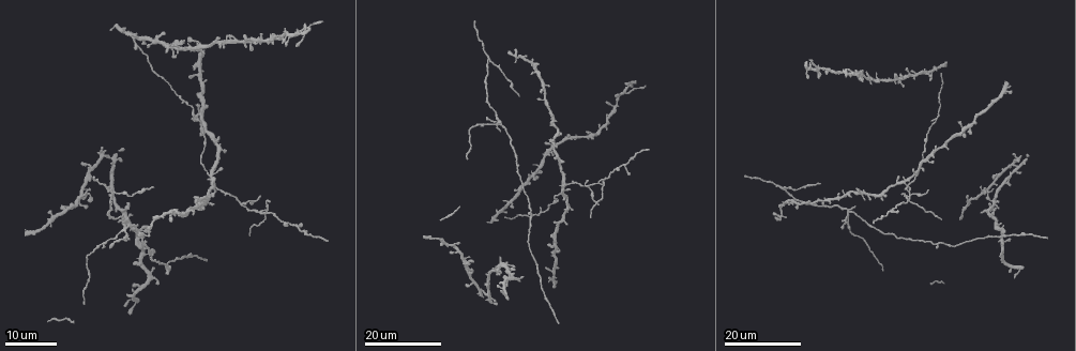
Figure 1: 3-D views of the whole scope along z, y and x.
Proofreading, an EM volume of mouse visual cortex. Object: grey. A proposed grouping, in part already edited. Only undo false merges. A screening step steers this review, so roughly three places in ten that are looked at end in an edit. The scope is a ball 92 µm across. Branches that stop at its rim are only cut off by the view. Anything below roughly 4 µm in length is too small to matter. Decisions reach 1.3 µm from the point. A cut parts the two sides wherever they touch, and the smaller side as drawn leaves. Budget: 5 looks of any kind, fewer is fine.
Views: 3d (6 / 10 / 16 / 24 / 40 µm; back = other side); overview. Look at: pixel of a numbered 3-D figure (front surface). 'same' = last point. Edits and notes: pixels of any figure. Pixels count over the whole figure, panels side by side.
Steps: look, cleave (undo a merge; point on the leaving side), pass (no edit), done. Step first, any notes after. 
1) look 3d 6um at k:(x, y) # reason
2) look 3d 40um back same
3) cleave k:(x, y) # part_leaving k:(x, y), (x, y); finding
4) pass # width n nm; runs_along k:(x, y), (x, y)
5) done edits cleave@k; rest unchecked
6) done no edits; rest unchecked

look 3d 24um at 1:(784, 187) # side arm on a straight run

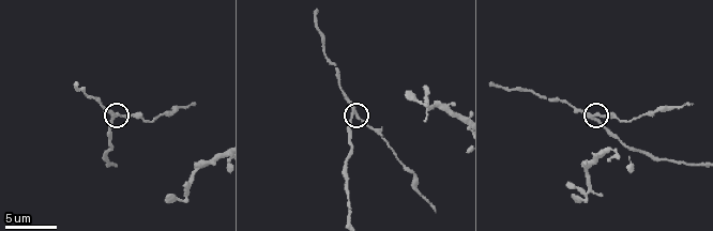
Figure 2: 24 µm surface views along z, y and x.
look 3d 10um at 2:(593, 117)

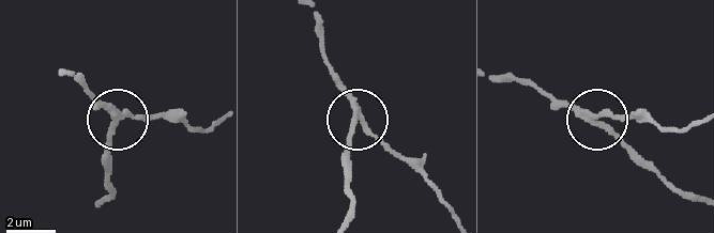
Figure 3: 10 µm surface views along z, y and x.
cleave 3:(136, 115) # part_leaving 3:(359, 110), (433, 188), (453, 219); two cells meet here

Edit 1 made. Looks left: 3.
look overview # see it whole again

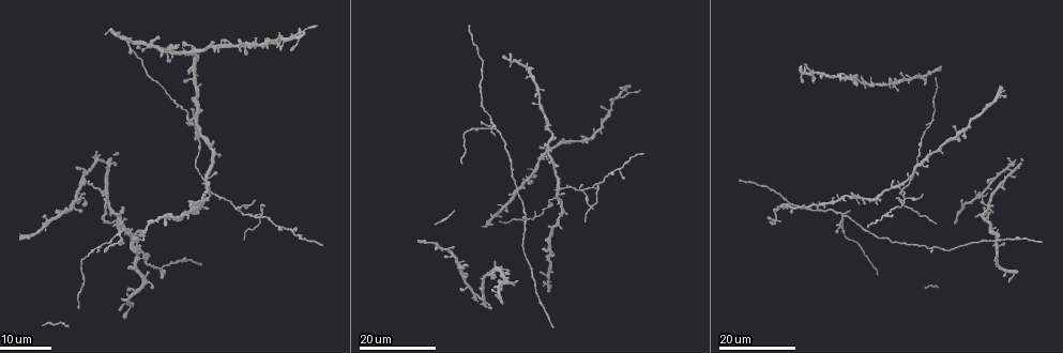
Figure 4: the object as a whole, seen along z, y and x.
look 3d 24um at 4:(774, 218) # four or more arms meet

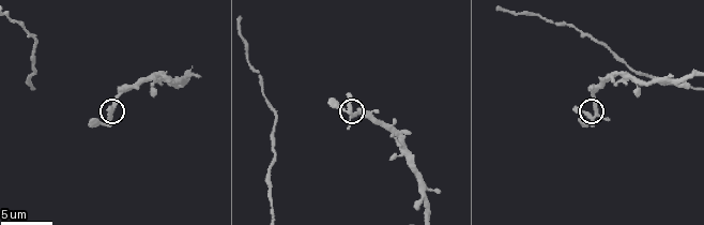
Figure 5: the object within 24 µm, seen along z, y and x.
look 3d 6um at 5:(594, 109)

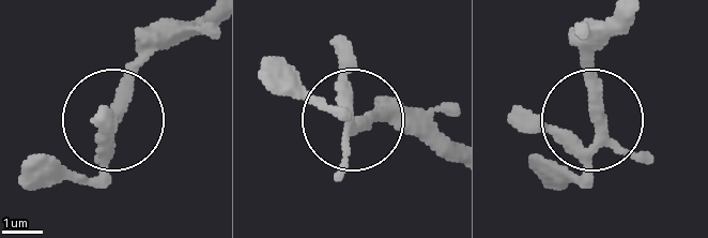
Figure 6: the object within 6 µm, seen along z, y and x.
pass # arms 4; all the same cell

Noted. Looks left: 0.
done edits cleave@3; rest unchecked

